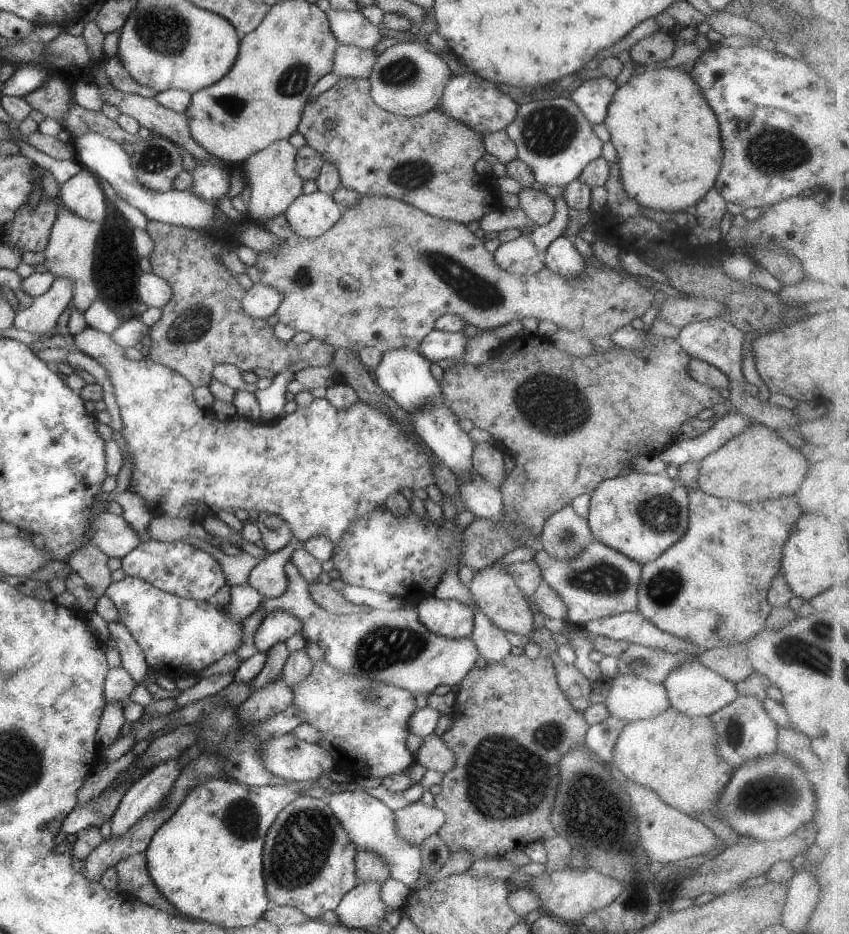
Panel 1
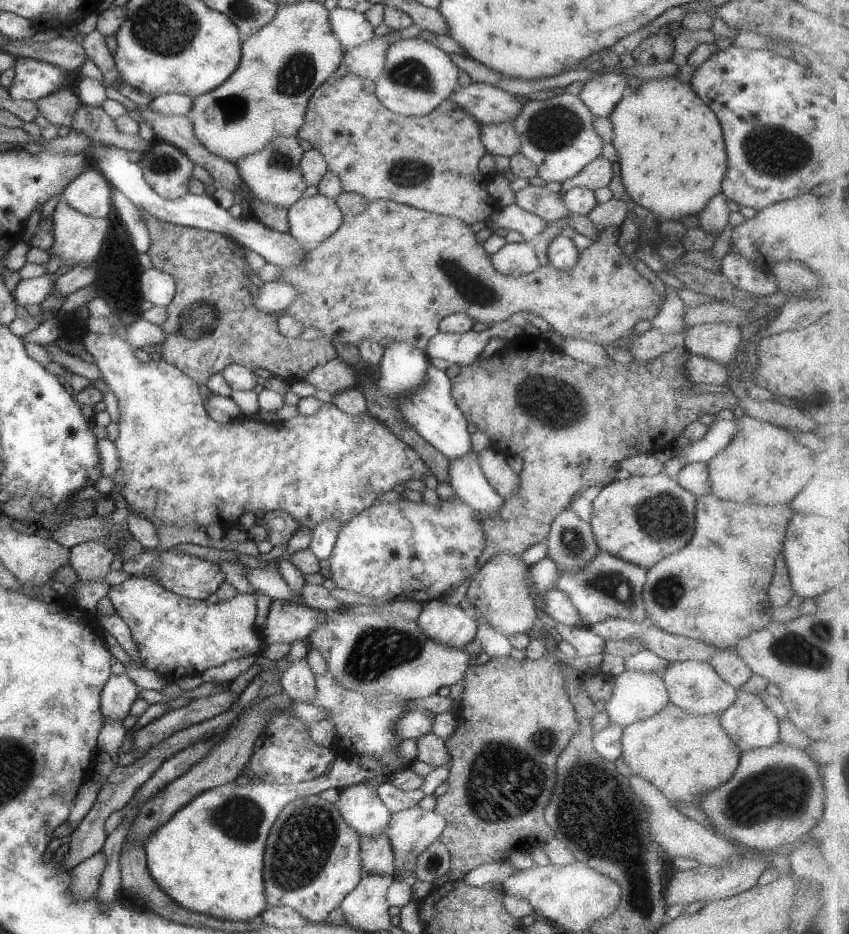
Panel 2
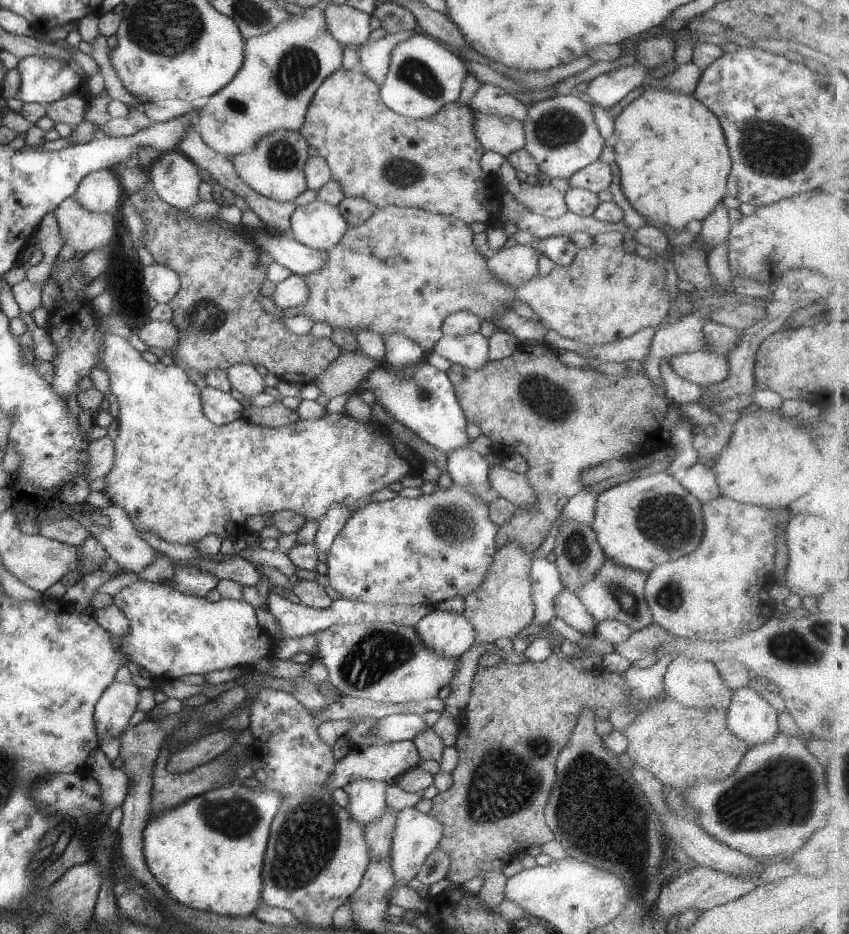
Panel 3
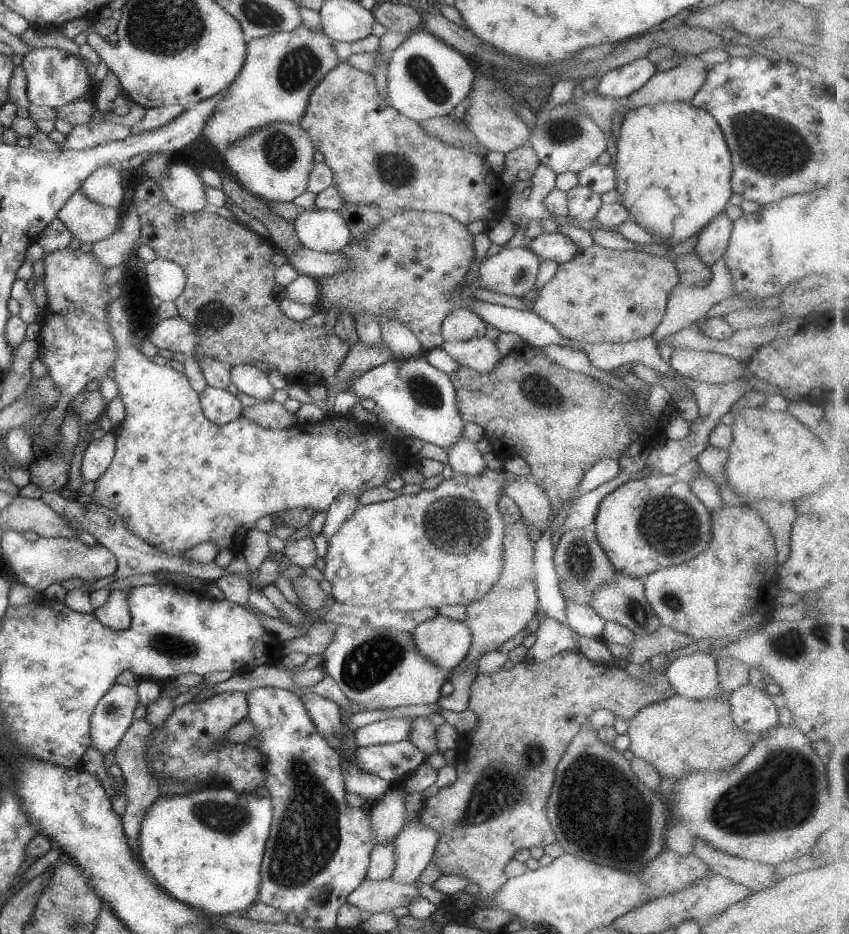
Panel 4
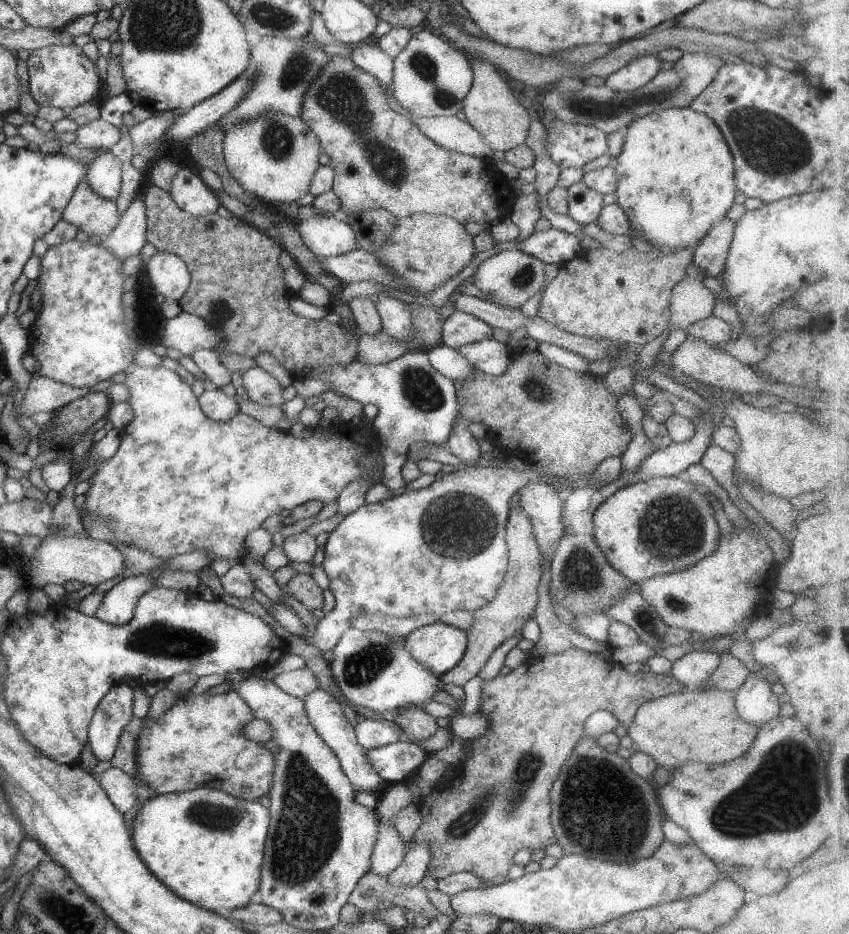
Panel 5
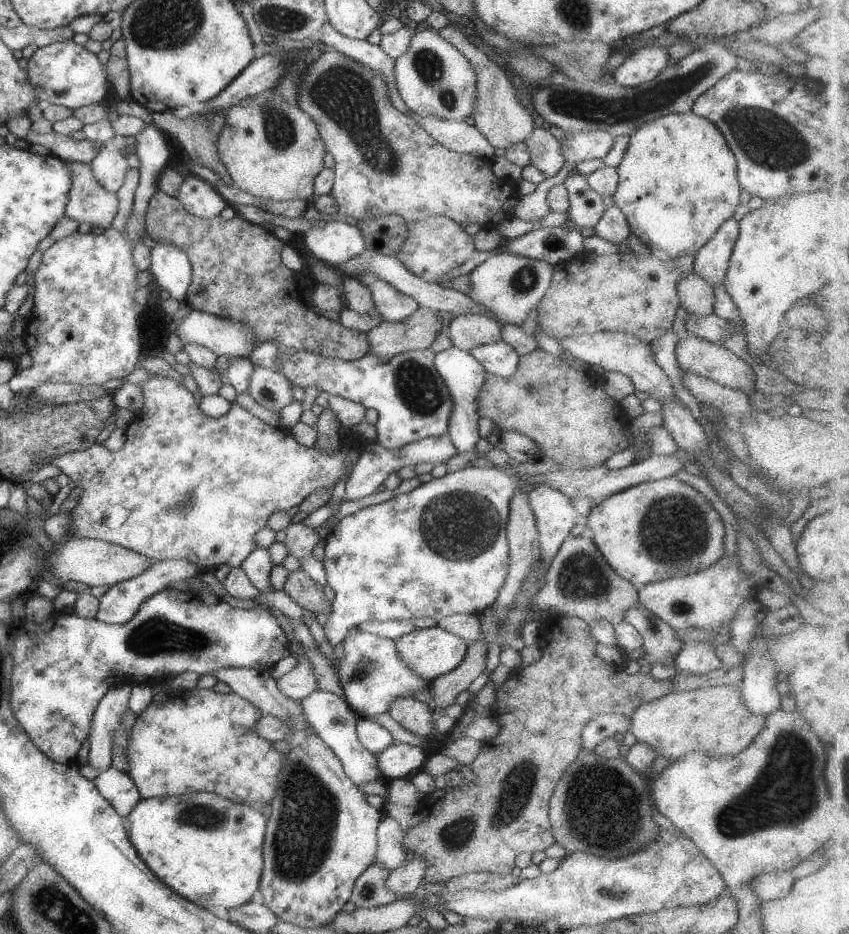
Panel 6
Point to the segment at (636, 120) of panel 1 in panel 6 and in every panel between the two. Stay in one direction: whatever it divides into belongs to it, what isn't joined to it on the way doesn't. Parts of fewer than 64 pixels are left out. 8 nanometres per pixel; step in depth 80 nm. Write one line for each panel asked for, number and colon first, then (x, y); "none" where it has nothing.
2: (670, 147)
3: (670, 152)
4: (672, 166)
5: (675, 178)
6: (677, 183)

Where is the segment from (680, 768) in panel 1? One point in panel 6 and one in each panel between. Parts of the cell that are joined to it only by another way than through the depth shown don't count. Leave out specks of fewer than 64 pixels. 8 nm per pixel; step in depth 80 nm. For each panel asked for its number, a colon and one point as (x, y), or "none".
2: (684, 755)
3: (678, 744)
4: (675, 735)
5: (702, 725)
6: (713, 720)

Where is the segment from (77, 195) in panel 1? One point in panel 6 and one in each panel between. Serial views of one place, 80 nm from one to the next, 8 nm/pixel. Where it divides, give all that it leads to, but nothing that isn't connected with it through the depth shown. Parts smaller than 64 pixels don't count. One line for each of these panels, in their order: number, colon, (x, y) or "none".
2: (89, 192)
3: (99, 191)
4: (104, 186)
5: (103, 176)
6: (108, 167)

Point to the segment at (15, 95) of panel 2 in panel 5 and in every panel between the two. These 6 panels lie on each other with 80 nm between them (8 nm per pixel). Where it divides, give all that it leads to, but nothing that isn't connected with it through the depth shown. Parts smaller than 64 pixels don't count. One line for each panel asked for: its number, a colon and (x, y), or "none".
3: (43, 80)
4: (53, 77)
5: (59, 76)

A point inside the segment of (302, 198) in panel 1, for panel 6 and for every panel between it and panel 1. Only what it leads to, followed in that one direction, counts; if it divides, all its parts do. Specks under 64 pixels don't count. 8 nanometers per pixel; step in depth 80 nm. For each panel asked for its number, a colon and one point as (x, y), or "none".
2: (312, 220)
3: (318, 225)
4: (322, 230)
5: (325, 237)
6: (335, 242)

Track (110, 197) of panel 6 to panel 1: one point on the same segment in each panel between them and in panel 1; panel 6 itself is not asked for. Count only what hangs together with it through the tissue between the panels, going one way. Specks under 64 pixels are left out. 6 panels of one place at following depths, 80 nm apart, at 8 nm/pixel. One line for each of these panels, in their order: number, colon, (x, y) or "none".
1: (69, 253)
2: (76, 238)
3: (83, 230)
4: (87, 221)
5: (87, 211)

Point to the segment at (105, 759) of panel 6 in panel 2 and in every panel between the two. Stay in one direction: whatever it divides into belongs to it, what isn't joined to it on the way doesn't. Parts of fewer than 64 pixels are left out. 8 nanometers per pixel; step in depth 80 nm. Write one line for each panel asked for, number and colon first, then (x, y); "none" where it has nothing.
2: (116, 697)
3: (117, 702)
4: (111, 716)
5: (113, 711)

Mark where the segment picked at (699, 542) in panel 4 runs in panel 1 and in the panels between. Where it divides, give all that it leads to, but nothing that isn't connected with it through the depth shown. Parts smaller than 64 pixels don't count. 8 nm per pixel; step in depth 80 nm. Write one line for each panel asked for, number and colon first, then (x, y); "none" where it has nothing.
1: (639, 515)
2: (640, 519)
3: (639, 523)

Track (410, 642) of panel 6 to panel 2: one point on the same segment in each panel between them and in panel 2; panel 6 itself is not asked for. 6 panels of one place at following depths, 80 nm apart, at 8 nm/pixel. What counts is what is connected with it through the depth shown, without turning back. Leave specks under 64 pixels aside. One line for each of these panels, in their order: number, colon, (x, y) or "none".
2: (451, 626)
3: (446, 633)
4: (443, 642)
5: (437, 647)

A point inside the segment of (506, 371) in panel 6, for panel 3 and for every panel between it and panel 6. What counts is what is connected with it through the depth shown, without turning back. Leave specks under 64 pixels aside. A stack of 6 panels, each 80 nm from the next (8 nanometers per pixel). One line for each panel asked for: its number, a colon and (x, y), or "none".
3: (470, 351)
4: (480, 354)
5: (489, 356)

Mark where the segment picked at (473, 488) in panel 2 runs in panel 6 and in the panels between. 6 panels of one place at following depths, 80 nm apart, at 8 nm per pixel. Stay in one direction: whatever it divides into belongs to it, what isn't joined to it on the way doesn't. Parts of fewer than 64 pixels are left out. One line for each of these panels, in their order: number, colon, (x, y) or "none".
3: (468, 469)
4: (463, 457)
5: (460, 442)
6: (463, 375)

